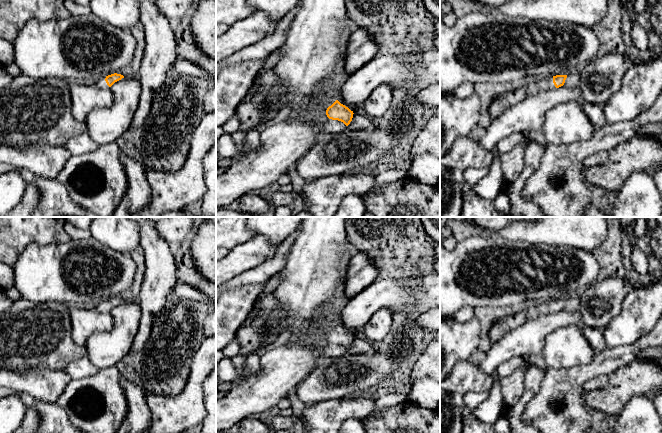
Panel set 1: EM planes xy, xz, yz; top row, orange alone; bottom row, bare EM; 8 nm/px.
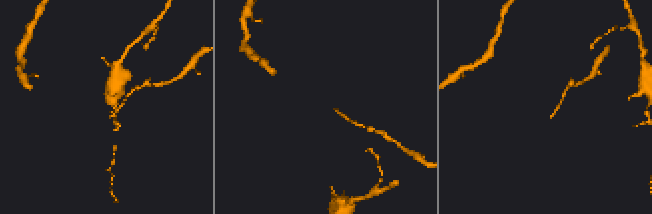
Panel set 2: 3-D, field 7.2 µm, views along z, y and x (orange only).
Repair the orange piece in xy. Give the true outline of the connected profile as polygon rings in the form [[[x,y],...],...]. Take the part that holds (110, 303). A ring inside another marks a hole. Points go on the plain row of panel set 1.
[[[114,297],[114,298],[111,298],[111,299],[108,299],[106,301],[102,301],[101,303],[99,303],[97,306],[95,306],[94,308],[98,311],[98,312],[101,312],[101,313],[111,313],[111,310],[121,304],[122,302],[124,302],[123,299],[121,298],[117,298],[117,297]]]

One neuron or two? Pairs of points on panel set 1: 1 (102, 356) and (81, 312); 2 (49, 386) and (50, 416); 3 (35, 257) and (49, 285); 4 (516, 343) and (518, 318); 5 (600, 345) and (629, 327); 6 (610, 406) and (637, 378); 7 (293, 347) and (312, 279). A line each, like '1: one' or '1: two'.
1: two
2: two
3: one
4: two
5: two
6: one
7: two

